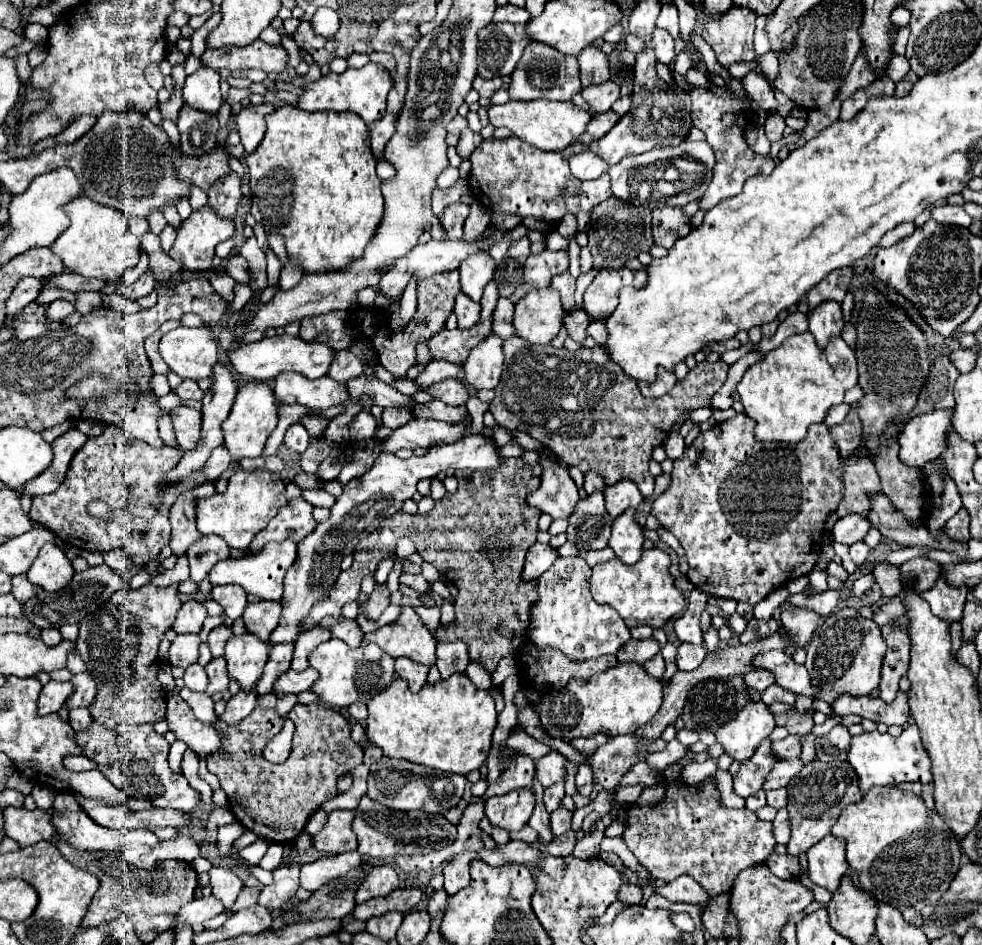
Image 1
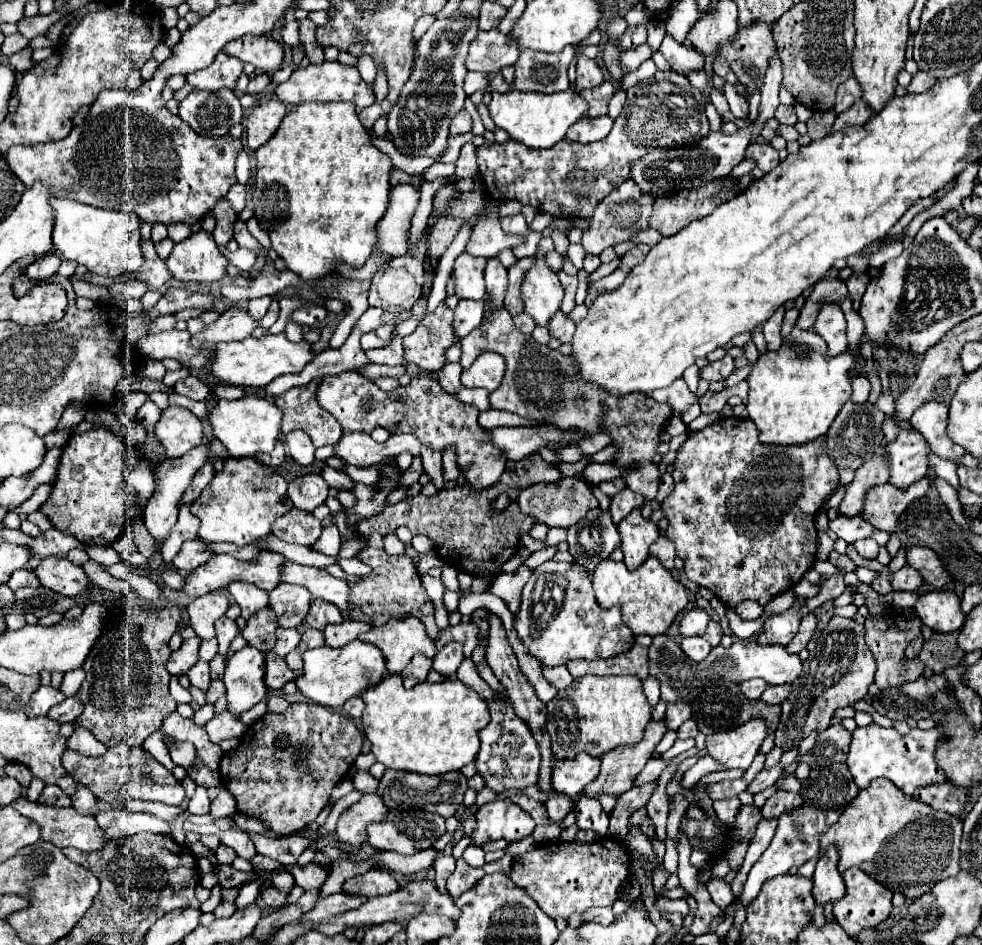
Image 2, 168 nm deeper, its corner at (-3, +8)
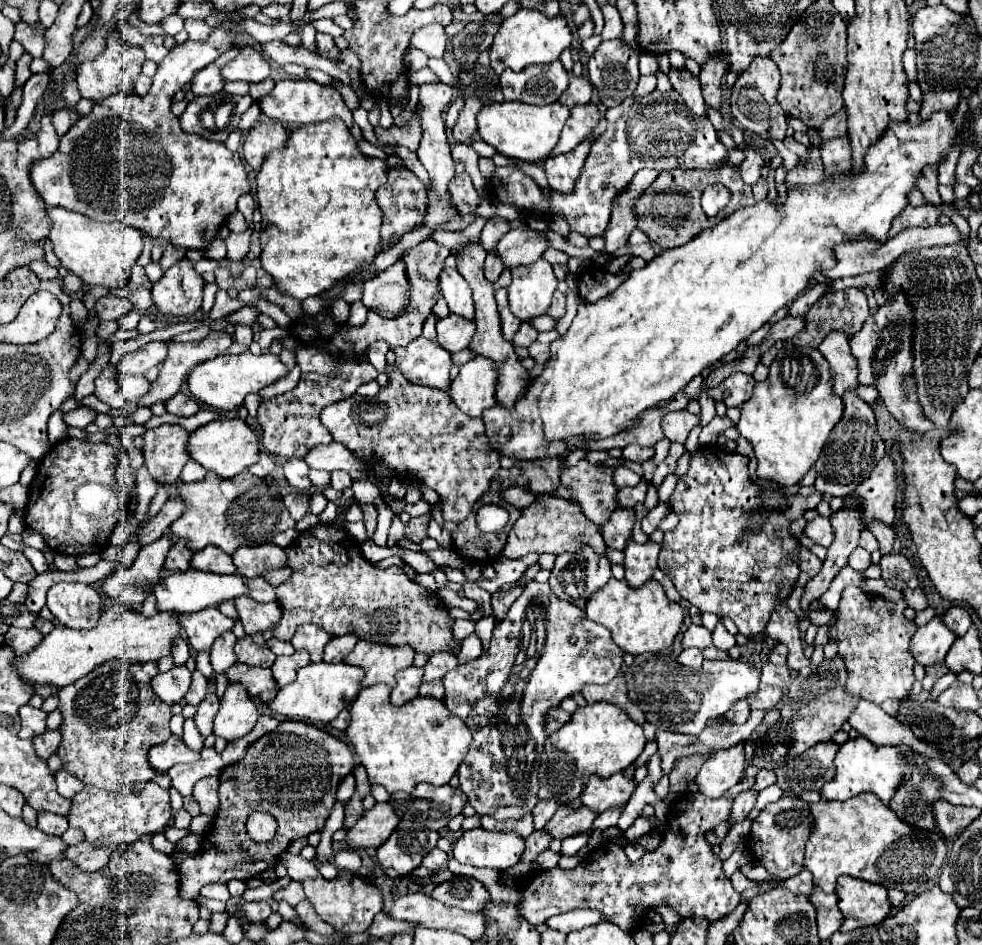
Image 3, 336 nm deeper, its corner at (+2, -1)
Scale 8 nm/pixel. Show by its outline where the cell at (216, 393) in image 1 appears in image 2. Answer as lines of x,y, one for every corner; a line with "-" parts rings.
199,445
197,449
189,451
185,457
179,457
179,461
163,461
163,463
159,463
153,469
157,485
155,485
155,493
153,493
151,501
147,503
147,507
143,511
143,519
145,519
147,531
153,535
153,539
157,541
157,545
161,545
169,537
171,529
175,527
177,513
179,513
179,499
185,493
185,489
189,487
189,481
193,479
193,475
197,473
197,469
201,469
201,465
205,465
207,461
209,461
207,447

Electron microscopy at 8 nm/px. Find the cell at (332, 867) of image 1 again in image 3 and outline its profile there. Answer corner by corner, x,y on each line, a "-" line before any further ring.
292,880
286,888
282,888
274,894
274,900
286,900
290,906
296,906
300,900
304,900
304,886
300,886
300,882

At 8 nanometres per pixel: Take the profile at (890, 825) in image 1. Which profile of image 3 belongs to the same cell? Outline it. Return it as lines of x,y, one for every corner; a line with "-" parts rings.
872,792
860,794
844,802
820,800
816,803
809,803
808,806
812,816
816,818
816,826
812,828
812,834
806,846
804,866
814,874
814,884
818,884
824,892
834,892
836,878
840,874
848,874
854,878
862,878
866,882
882,884
888,890
898,888
904,894
916,894
916,892
920,894
920,890
926,890
928,884
936,882
938,872
948,854
948,840
938,830
930,834
928,830
916,830
914,826
908,826
886,804
882,804
880,798
876,798

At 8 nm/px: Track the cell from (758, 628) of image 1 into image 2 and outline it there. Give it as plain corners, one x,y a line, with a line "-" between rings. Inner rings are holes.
797,597
791,607
791,615
773,615
765,621
761,633
757,635
757,643
761,645
787,645
799,631
801,619
809,613
807,597
-
799,603
799,607
795,607

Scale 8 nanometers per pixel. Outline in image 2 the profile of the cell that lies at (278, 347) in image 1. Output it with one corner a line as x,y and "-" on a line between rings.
285,333
265,335
261,339
247,337
245,341
225,343
215,347
215,355
211,359
209,373
223,385
235,385
245,389
257,389
271,383
275,377
285,373
301,373
301,369
313,359
311,345
307,341
291,343
285,339

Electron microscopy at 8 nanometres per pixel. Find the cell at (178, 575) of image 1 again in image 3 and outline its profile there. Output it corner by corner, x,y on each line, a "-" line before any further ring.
206,546
204,550
194,552
190,570
202,570
202,572
216,572
216,574
234,574
236,566
232,564
232,558
224,554
224,550
216,546

